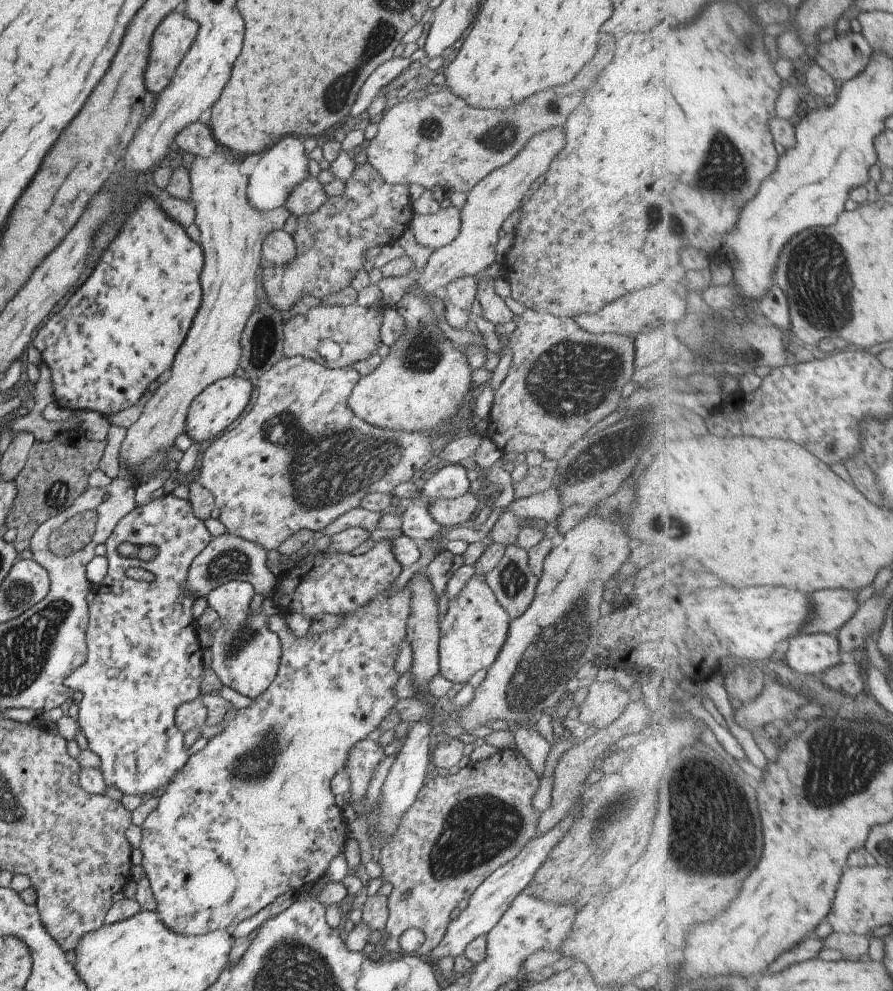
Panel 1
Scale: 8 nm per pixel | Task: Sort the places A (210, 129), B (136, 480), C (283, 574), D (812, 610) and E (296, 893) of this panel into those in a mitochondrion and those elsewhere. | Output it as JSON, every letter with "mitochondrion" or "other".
{"A":"other","B":"other","C":"other","D":"other","E":"other"}

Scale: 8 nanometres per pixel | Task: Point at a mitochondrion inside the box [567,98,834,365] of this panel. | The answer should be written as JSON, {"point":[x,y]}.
{"point":[722,169]}

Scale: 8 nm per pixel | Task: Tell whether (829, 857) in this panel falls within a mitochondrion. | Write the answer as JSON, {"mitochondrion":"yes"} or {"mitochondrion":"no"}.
{"mitochondrion":"no"}

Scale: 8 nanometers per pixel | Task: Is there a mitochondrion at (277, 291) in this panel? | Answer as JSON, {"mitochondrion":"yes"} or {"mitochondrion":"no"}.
{"mitochondrion":"yes"}

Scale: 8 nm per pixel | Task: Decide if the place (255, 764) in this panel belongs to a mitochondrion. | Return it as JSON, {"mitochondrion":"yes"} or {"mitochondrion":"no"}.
{"mitochondrion":"yes"}

